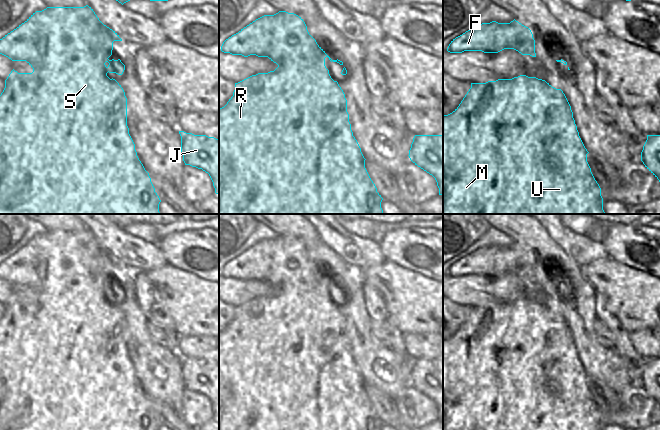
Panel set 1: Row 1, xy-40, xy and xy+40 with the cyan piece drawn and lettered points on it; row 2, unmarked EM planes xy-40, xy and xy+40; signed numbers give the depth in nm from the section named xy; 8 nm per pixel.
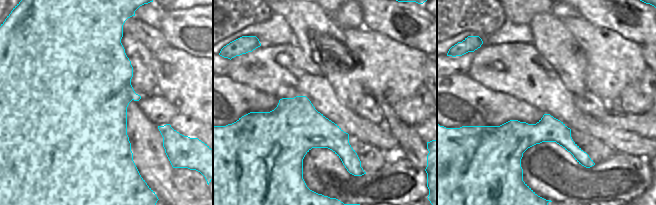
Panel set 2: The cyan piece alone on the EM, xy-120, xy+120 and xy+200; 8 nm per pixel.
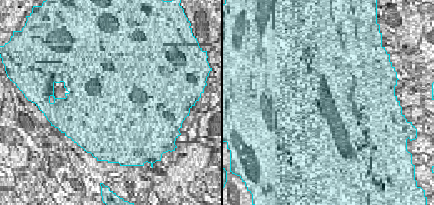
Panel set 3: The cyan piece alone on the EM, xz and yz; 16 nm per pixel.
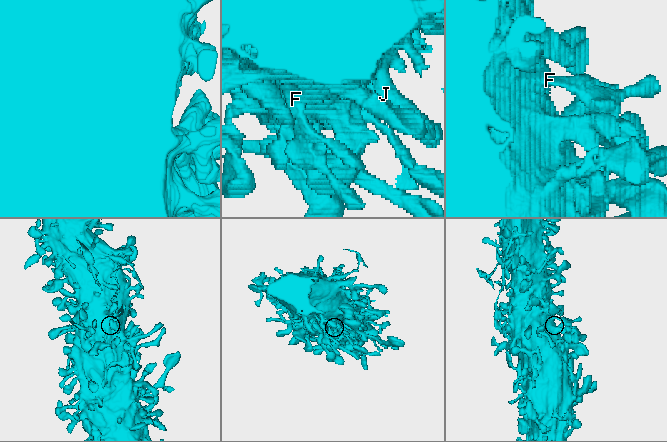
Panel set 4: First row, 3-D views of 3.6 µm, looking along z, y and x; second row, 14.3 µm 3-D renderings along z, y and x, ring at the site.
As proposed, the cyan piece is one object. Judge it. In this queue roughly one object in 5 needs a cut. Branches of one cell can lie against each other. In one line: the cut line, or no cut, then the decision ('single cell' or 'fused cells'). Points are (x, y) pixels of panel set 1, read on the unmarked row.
no cut; single cell

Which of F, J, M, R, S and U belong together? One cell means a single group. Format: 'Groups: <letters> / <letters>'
Groups: F J M R S U.

